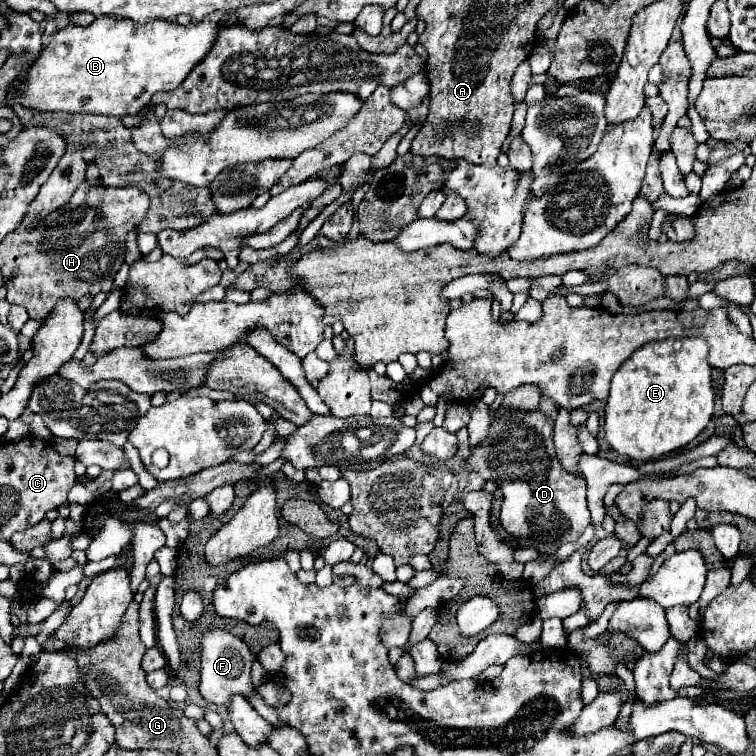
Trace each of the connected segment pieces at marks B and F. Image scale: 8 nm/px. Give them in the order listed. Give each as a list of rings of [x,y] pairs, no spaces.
[[[211,14],[203,22],[191,22],[187,26],[179,26],[167,20],[149,20],[147,24],[137,26],[137,22],[129,22],[125,18],[95,18],[95,22],[85,28],[69,24],[67,28],[59,30],[59,36],[55,36],[49,46],[41,50],[37,62],[29,66],[25,80],[13,88],[15,100],[29,110],[41,112],[103,114],[117,118],[125,114],[137,114],[137,110],[149,104],[155,92],[175,90],[193,70],[193,66],[205,58],[215,42],[221,18],[221,14]]]
[[[213,628],[207,630],[201,638],[201,684],[199,684],[199,692],[203,696],[203,700],[213,702],[217,706],[227,706],[229,698],[233,694],[241,694],[247,696],[253,692],[253,684],[251,684],[251,662],[253,656],[247,648],[247,644],[229,634],[227,630],[221,628]]]

